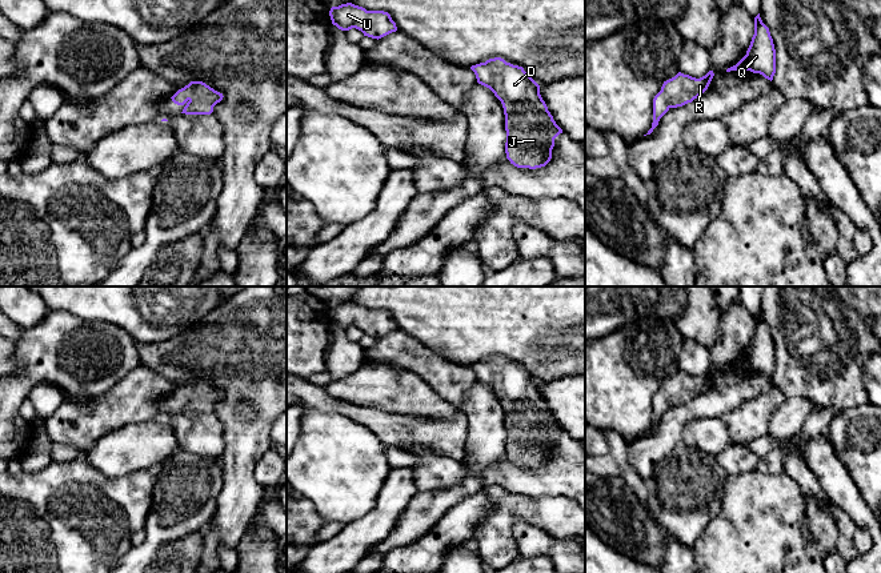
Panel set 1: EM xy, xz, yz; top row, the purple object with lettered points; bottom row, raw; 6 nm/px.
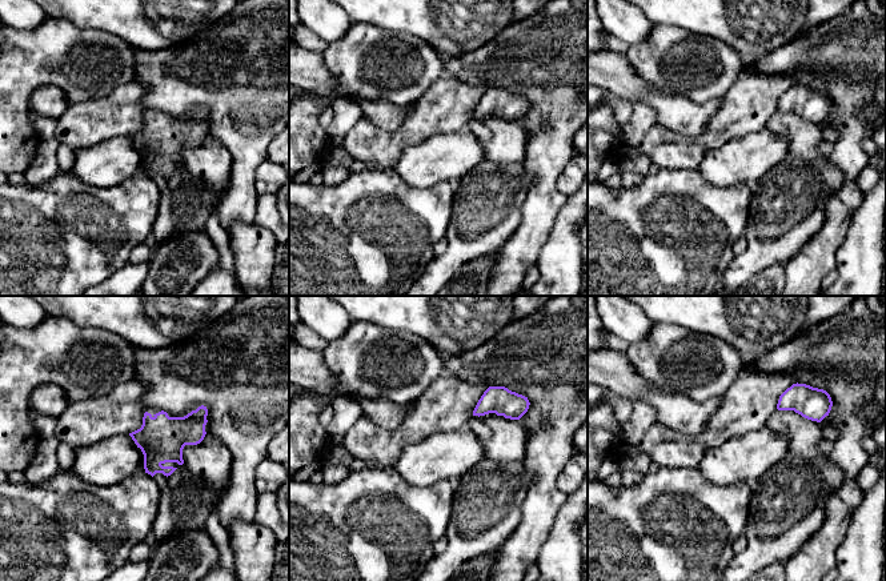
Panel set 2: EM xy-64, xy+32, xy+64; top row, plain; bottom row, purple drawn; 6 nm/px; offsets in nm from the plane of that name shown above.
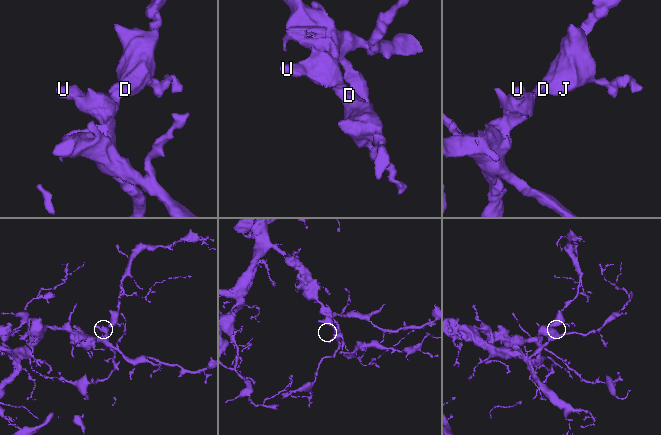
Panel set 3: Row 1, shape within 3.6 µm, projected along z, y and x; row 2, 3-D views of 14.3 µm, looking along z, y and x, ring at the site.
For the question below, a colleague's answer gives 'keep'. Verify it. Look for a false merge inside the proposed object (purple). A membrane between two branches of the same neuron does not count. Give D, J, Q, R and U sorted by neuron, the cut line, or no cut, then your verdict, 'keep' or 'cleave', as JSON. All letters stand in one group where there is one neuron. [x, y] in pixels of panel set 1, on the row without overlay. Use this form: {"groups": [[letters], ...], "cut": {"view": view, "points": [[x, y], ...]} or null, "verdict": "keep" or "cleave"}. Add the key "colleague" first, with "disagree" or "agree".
{"colleague": "agree", "groups": [["D", "J", "Q", "R", "U"]], "cut": null, "verdict": "keep"}

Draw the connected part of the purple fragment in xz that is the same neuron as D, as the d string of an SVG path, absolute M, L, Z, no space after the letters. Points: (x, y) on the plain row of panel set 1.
M501 356L472 364L477 381L489 386L501 400L505 413L506 457L517 466L536 468L545 465L552 457L554 437L562 432L540 393L540 384L522 365L506 361Z

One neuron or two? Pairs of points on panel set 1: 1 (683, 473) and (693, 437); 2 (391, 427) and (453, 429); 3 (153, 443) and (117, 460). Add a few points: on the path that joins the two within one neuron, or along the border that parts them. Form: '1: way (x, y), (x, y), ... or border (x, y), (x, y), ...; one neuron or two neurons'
1: border (681, 440), (713, 456); two neurons
2: way (407, 431), (437, 431); one neuron
3: way (144, 444), (124, 451); one neuron

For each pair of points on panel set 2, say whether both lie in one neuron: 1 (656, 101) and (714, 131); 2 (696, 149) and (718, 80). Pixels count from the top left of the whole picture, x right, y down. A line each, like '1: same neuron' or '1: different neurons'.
1: different neurons
2: different neurons

